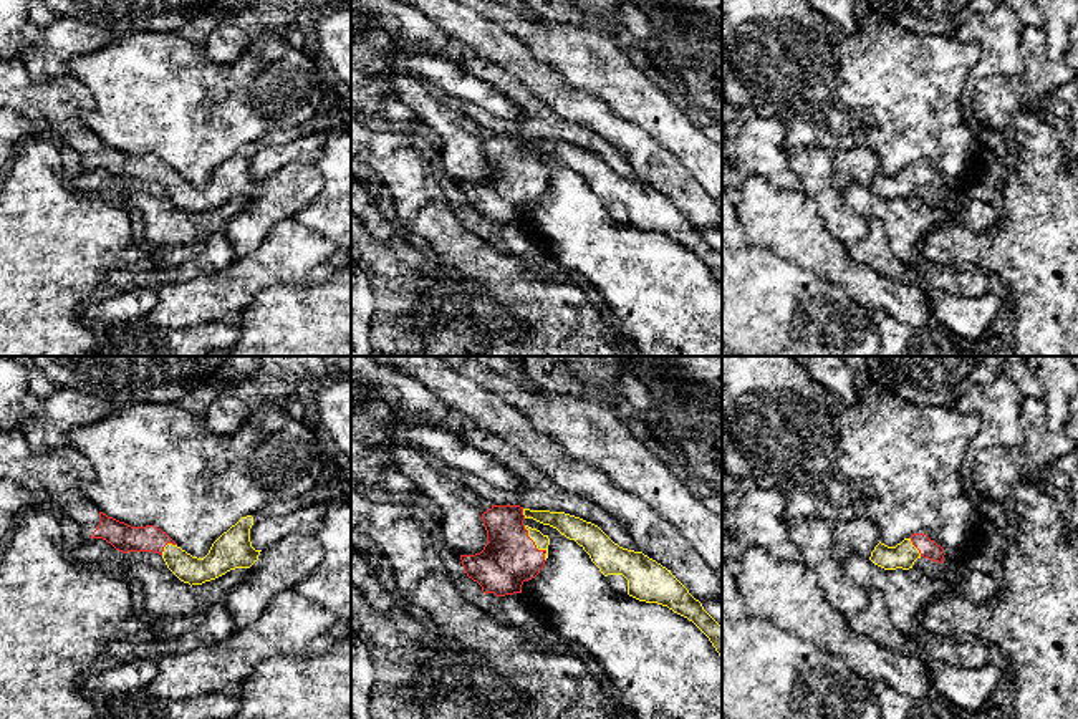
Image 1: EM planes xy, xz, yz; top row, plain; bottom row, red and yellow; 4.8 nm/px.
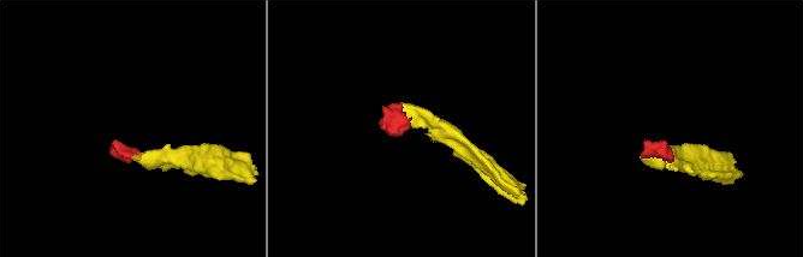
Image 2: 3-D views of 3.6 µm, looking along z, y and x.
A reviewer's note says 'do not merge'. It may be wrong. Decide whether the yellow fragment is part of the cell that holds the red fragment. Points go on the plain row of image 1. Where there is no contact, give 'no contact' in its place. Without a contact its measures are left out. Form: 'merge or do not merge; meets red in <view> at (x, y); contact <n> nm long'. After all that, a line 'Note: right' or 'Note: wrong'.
merge; meets red in xz at (535, 174); contact 200 nm long
Note: wrong

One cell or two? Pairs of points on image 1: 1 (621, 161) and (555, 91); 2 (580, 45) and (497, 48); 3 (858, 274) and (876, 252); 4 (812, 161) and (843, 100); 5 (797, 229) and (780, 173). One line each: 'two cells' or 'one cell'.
1: two cells
2: two cells
3: two cells
4: two cells
5: two cells

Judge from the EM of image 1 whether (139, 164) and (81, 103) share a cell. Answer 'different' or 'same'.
same

